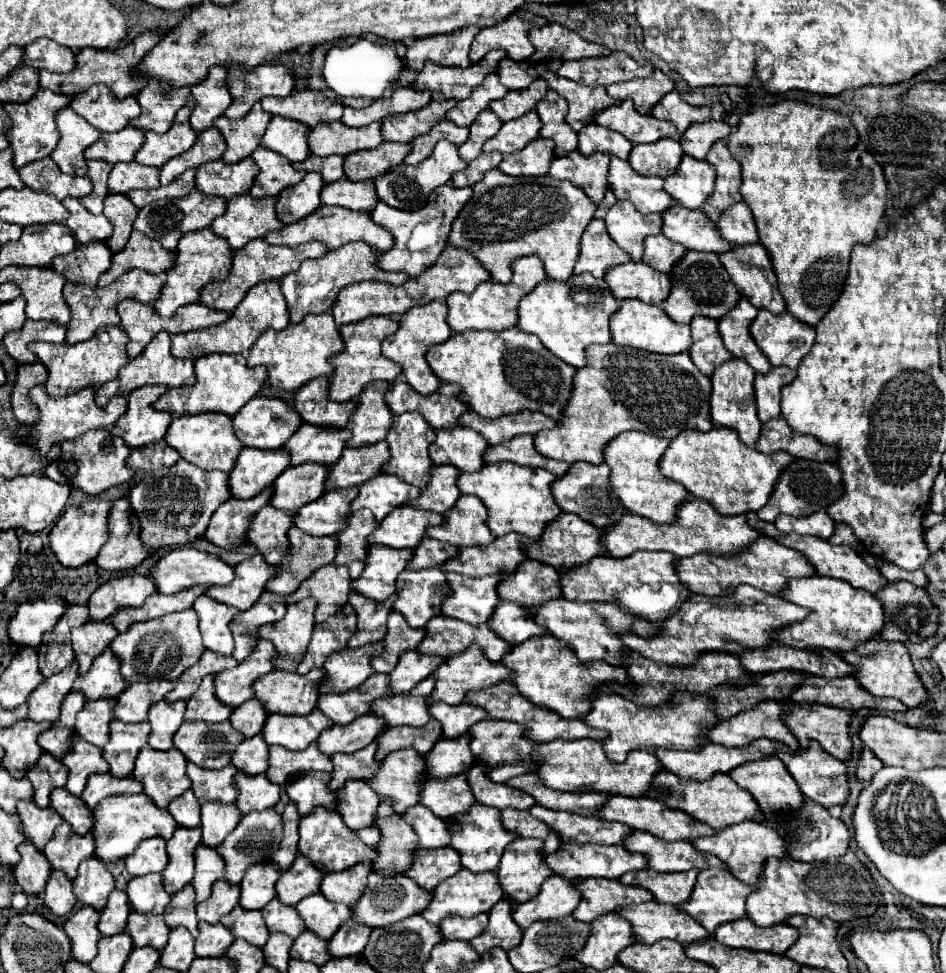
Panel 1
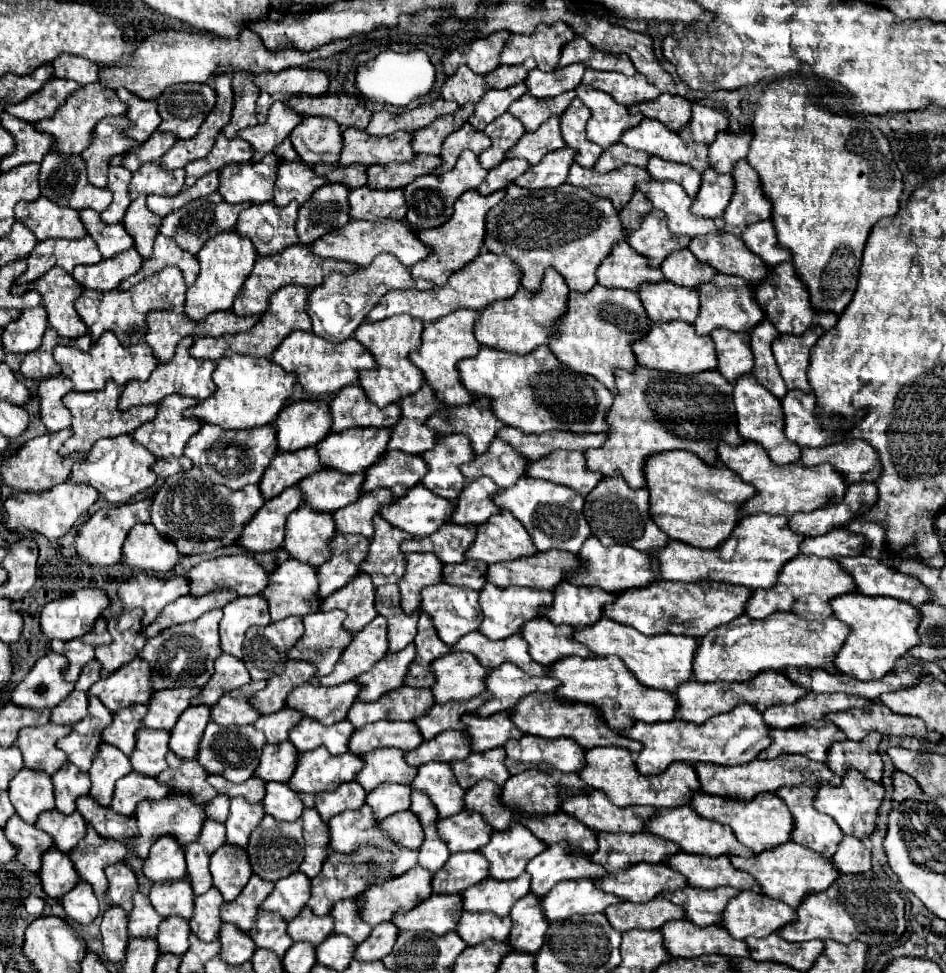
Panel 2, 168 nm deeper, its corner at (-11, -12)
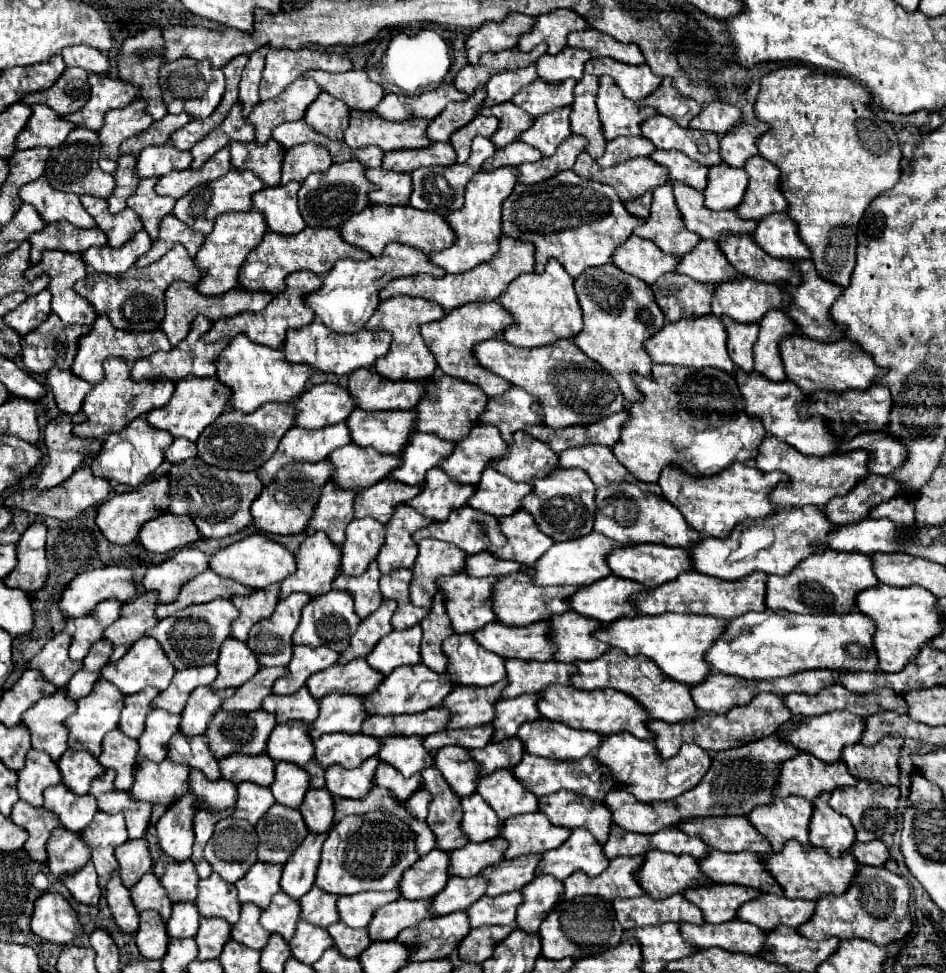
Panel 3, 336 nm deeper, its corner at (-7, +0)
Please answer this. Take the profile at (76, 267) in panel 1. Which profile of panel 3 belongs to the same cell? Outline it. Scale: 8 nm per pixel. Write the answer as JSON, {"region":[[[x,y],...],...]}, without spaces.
{"region":[[[140,230],[134,240],[126,242],[122,248],[110,248],[110,246],[102,246],[102,248],[88,248],[82,256],[84,262],[88,266],[92,266],[96,272],[106,272],[106,274],[122,274],[126,272],[130,266],[134,266],[134,262],[148,252],[152,246],[152,240],[148,236],[146,230]]]}

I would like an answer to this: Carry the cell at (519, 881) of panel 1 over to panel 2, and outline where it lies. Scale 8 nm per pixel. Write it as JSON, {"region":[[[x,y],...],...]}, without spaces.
{"region":[[[554,844],[534,856],[526,872],[532,876],[530,892],[544,898],[558,882],[578,880],[578,878],[596,878],[604,876],[600,864],[594,864],[588,856],[572,856],[566,844]]]}

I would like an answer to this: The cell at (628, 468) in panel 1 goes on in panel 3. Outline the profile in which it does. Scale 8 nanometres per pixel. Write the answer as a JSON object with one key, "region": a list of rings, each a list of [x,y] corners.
{"region":[[[734,462],[718,476],[708,476],[706,480],[682,476],[678,468],[666,468],[658,484],[664,492],[664,498],[682,512],[682,516],[694,530],[698,530],[702,536],[726,538],[730,536],[734,526],[744,522],[746,518],[760,520],[776,514],[770,500],[770,492],[782,482],[790,482],[790,478],[784,472],[762,472],[754,464]]]}

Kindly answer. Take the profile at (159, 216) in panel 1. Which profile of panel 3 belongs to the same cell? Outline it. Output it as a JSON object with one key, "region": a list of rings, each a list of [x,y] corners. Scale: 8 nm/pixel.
{"region":[[[230,168],[230,172],[218,180],[212,180],[210,184],[204,184],[204,186],[198,186],[198,188],[192,188],[186,196],[182,196],[178,202],[176,202],[176,208],[174,208],[174,216],[178,220],[182,220],[184,224],[188,224],[190,228],[194,230],[200,230],[204,234],[208,234],[212,228],[214,228],[214,222],[218,218],[218,214],[224,214],[224,212],[240,212],[240,210],[252,210],[252,194],[262,190],[264,184],[258,176],[254,176],[250,170],[236,170],[236,168]]]}

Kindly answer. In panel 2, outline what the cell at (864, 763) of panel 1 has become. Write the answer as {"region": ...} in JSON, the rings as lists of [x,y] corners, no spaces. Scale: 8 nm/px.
{"region":[[[894,772],[892,776],[892,792],[894,792],[894,802],[902,802],[906,798],[916,798],[916,800],[926,800],[922,790],[918,788],[916,780],[906,776],[904,772]]]}

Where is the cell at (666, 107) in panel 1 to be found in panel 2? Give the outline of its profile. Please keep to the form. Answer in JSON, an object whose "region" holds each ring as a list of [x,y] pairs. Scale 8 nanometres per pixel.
{"region":[[[692,104],[692,118],[686,126],[678,130],[678,136],[686,142],[710,144],[714,142],[718,132],[726,130],[726,126],[728,126],[728,120],[722,112],[700,104]]]}

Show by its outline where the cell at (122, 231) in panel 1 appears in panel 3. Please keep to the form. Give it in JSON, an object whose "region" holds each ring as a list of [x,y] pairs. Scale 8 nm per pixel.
{"region":[[[158,178],[140,180],[136,194],[128,200],[128,206],[138,212],[138,216],[144,222],[144,230],[152,236],[152,240],[158,238],[160,220],[166,214],[170,214],[174,210],[174,204],[176,204],[176,198],[156,194],[156,190],[154,190],[156,182],[158,182]]]}

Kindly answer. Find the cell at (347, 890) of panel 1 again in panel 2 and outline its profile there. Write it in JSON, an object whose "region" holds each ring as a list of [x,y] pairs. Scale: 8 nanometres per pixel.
{"region":[[[414,866],[402,876],[368,886],[360,896],[354,898],[354,902],[358,904],[358,914],[372,928],[380,922],[392,920],[396,912],[410,910],[432,894],[430,876],[432,874],[424,868]]]}

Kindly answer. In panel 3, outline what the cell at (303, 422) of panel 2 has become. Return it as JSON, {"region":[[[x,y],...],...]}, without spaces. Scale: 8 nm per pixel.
{"region":[[[318,384],[296,400],[300,428],[324,428],[344,422],[354,412],[352,394],[338,384]]]}

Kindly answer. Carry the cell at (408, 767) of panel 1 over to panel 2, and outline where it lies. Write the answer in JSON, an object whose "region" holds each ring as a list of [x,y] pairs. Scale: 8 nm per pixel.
{"region":[[[448,762],[422,764],[410,788],[428,794],[430,802],[438,810],[440,820],[462,810],[462,788],[454,780],[454,774]]]}

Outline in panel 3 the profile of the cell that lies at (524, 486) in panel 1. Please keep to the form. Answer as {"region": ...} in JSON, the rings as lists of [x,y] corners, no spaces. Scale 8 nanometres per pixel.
{"region":[[[560,468],[558,472],[552,472],[550,476],[542,480],[534,480],[534,492],[526,496],[524,500],[524,510],[530,512],[548,536],[554,540],[576,540],[592,532],[594,528],[594,514],[596,514],[596,486],[592,484],[590,476],[582,470],[572,470],[572,468]]]}

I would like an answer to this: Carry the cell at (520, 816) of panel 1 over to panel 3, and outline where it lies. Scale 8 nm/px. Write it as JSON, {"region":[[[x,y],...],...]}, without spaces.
{"region":[[[562,790],[540,798],[540,812],[544,812],[548,820],[556,826],[564,826],[570,830],[586,828],[600,844],[606,844],[608,840],[612,816],[606,804],[598,800]]]}

